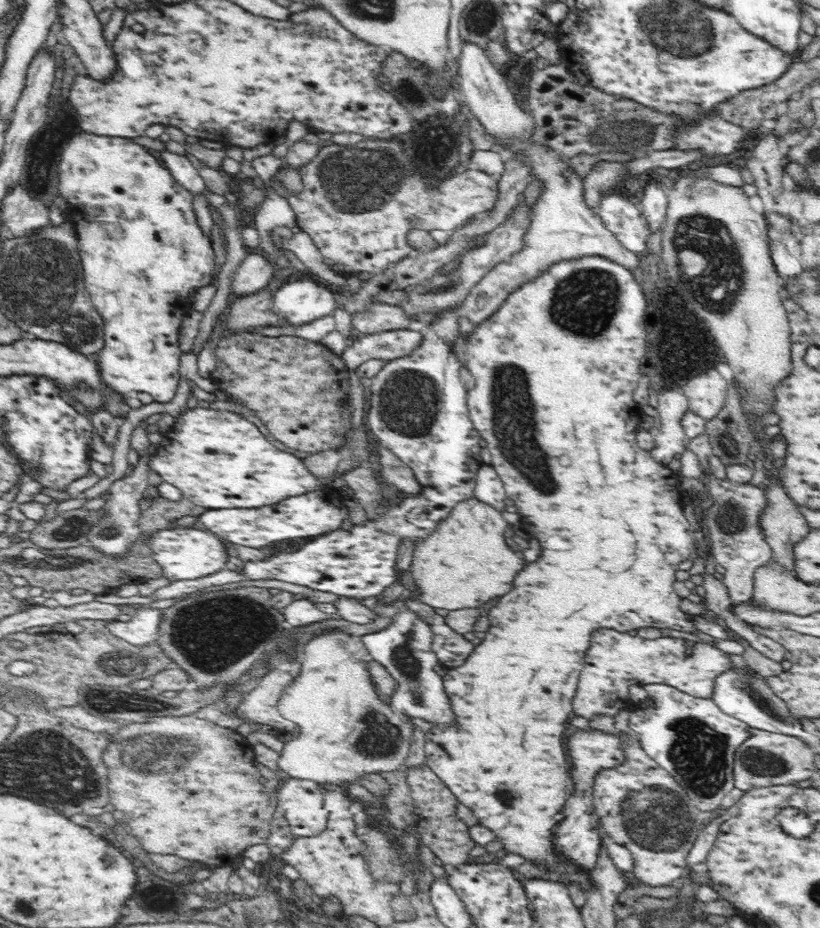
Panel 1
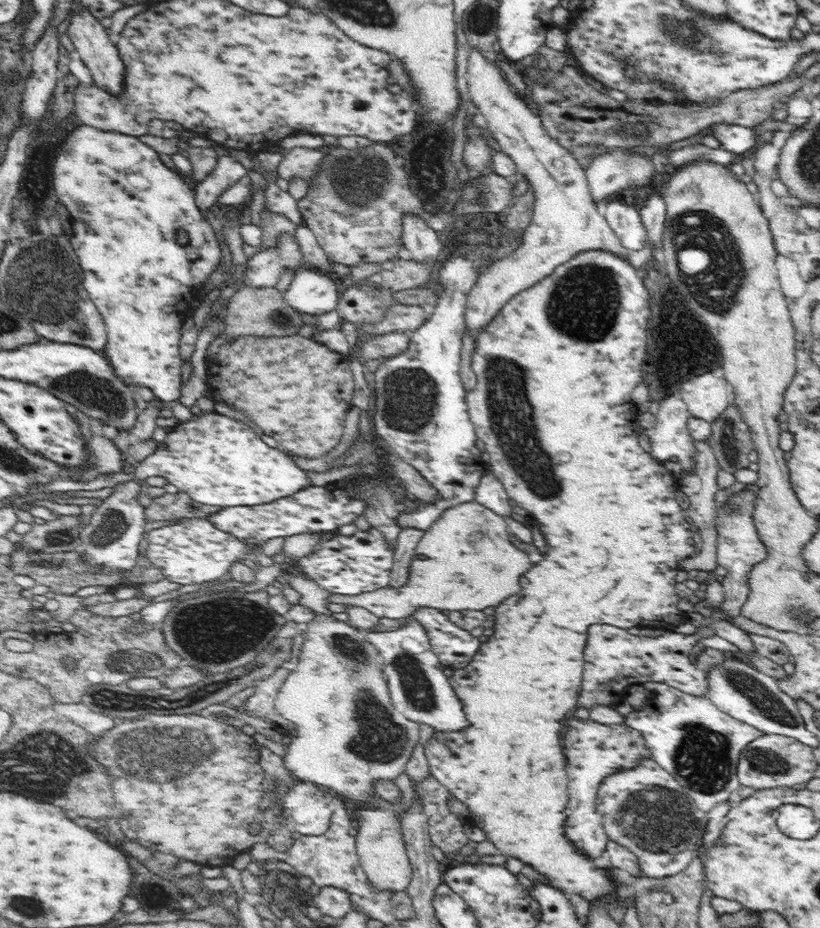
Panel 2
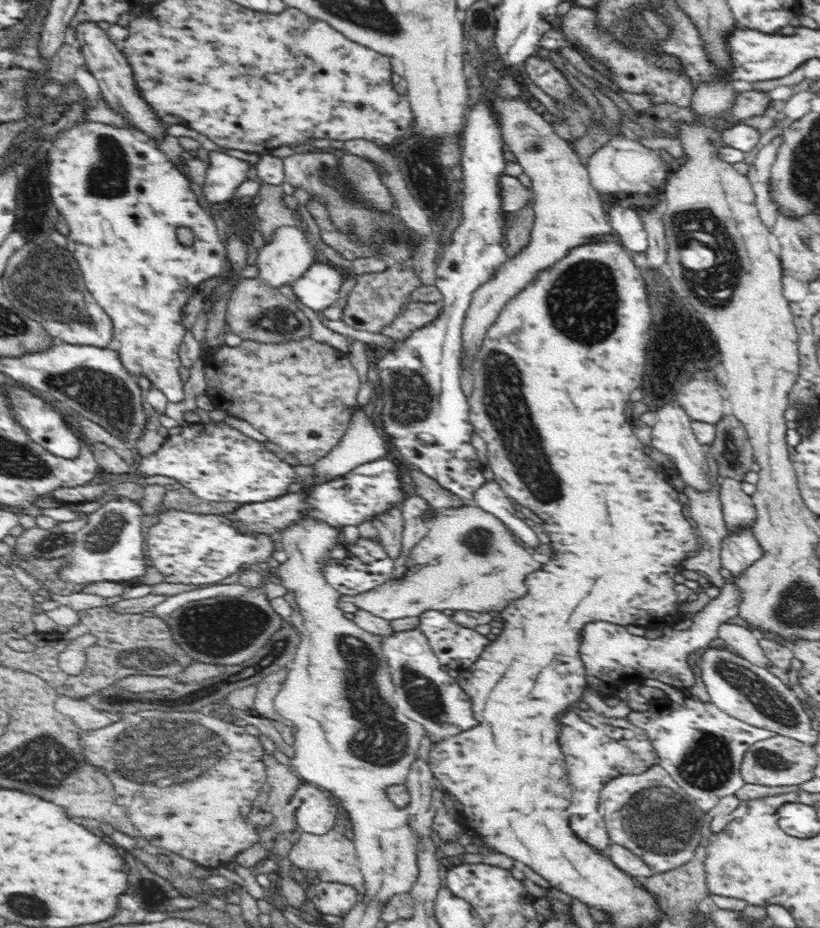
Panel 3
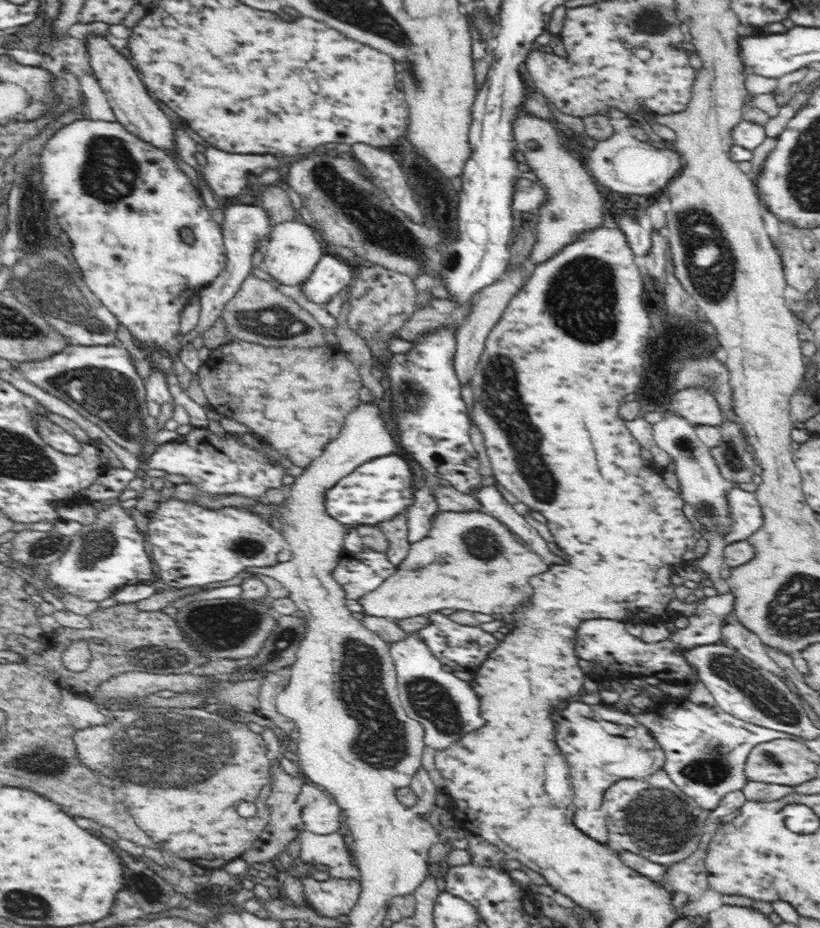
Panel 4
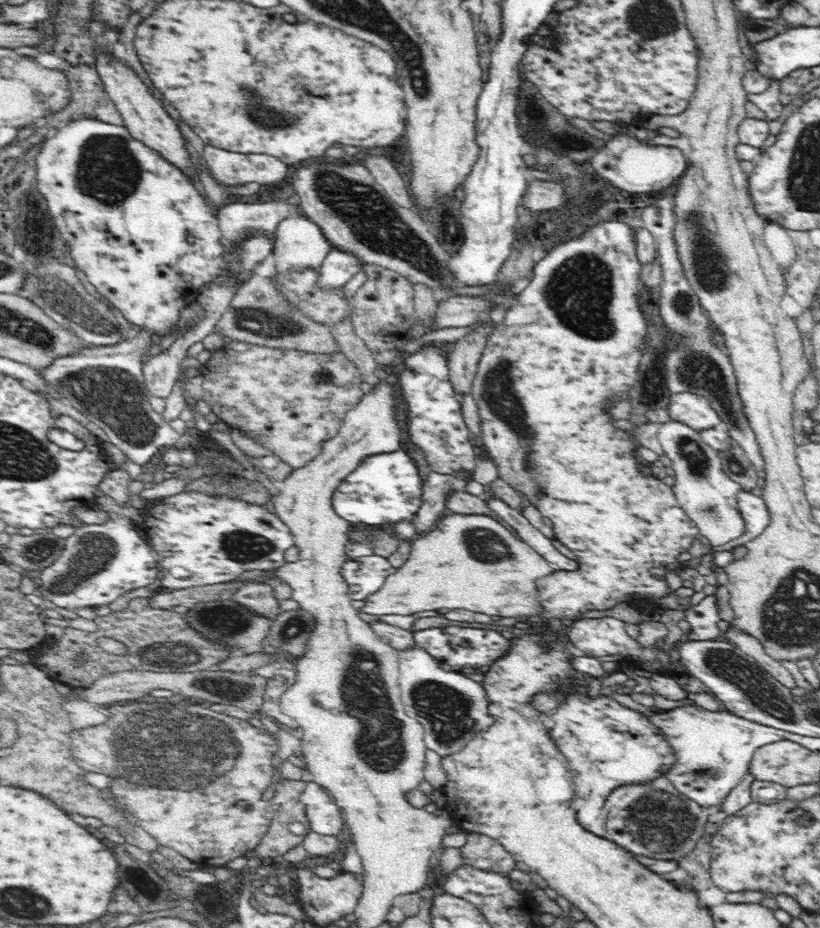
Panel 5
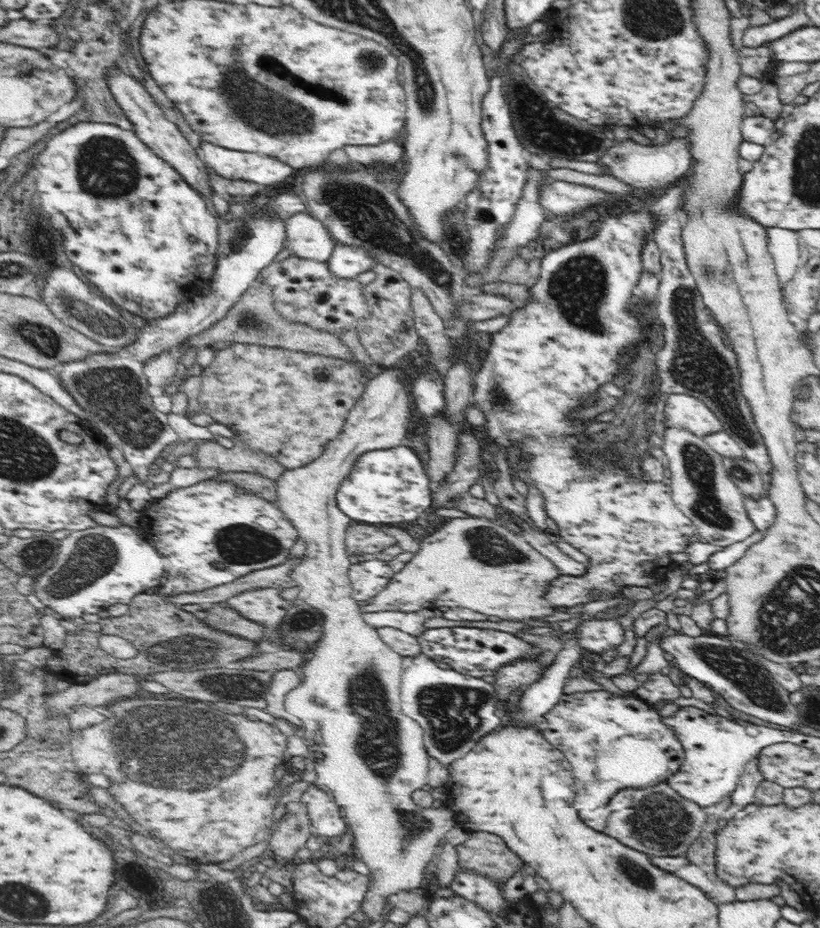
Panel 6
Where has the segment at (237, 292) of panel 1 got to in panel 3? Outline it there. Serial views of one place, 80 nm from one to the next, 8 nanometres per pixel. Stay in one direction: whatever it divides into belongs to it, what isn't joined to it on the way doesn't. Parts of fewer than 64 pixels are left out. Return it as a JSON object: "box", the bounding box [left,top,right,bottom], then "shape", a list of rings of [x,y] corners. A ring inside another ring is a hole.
{"box":[257,226,315,288],"shape":[[[300,226],[276,229],[272,242],[266,243],[258,252],[257,279],[275,288],[294,285],[315,263],[314,249]]]}

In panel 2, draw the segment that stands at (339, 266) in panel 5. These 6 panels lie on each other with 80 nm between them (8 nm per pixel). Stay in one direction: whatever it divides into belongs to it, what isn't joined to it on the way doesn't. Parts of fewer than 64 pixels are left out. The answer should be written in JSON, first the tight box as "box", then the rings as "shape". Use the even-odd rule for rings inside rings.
{"box":[282,267,342,317],"shape":[[[305,267],[292,275],[289,281],[289,288],[282,292],[282,297],[300,316],[318,317],[336,308],[342,282],[336,276]]]}

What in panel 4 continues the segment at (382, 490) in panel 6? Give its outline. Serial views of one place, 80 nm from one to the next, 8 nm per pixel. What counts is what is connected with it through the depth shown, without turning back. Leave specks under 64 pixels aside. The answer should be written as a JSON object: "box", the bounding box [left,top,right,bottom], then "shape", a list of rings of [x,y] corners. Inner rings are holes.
{"box":[324,453,414,527],"shape":[[[392,453],[366,461],[342,478],[336,486],[328,488],[324,507],[330,516],[348,527],[377,526],[386,520],[392,520],[398,514],[404,514],[412,502],[414,502],[414,490],[408,461],[398,453]]]}

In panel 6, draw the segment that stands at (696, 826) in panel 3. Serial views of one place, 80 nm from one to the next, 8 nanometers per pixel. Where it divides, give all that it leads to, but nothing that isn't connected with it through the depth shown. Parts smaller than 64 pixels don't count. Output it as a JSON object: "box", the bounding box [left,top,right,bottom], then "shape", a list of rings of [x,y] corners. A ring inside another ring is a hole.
{"box":[604,782,709,857],"shape":[[[668,782],[652,788],[624,788],[607,806],[611,813],[604,833],[649,857],[684,855],[704,830],[709,816],[698,804],[682,798]]]}

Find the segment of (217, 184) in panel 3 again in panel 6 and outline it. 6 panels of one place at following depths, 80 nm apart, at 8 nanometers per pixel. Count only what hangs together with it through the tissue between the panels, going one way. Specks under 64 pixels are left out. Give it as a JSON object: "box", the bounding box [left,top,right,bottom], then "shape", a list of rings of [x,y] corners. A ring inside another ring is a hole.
{"box":[197,142,294,186],"shape":[[[210,142],[200,144],[197,156],[217,175],[230,180],[253,182],[259,186],[282,185],[294,168],[273,158],[254,152],[229,150]]]}

